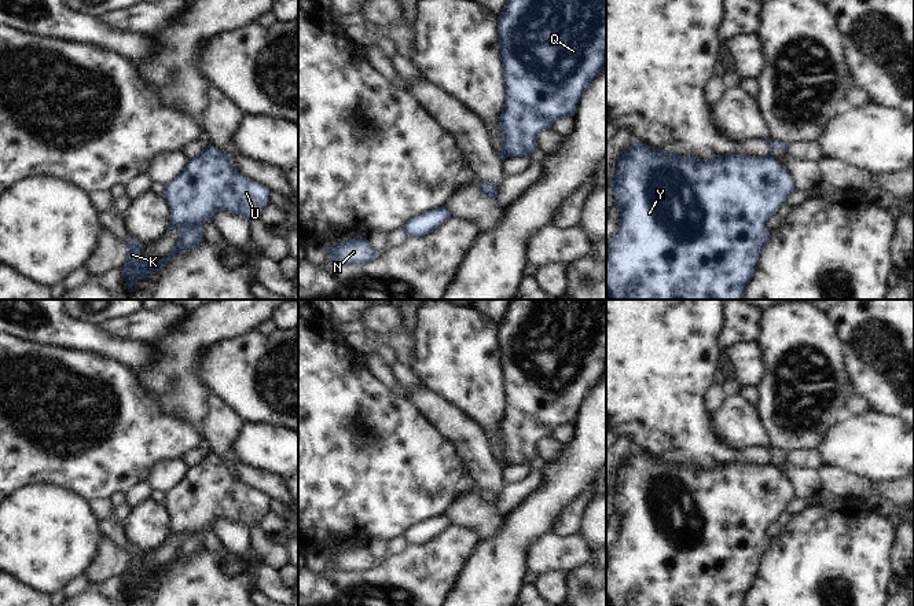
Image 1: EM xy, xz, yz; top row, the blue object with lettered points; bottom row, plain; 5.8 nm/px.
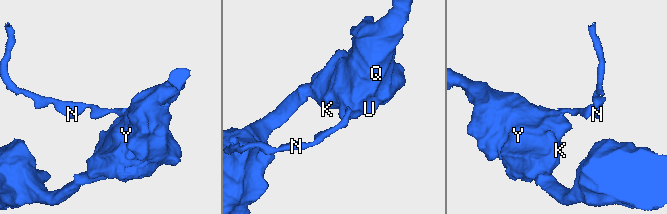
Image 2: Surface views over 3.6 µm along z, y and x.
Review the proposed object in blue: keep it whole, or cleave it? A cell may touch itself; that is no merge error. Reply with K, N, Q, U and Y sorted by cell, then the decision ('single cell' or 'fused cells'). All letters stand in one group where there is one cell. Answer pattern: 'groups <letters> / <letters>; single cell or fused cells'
groups K Q U Y / N; fused cells

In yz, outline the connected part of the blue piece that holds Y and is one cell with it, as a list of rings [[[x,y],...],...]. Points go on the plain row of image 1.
[[[636,449],[620,464],[616,482],[608,492],[613,496],[614,514],[620,522],[617,539],[610,546],[606,561],[606,599],[610,606],[742,606],[770,544],[766,530],[785,513],[786,504],[796,496],[786,475],[768,463],[756,466],[734,460],[706,469]]]

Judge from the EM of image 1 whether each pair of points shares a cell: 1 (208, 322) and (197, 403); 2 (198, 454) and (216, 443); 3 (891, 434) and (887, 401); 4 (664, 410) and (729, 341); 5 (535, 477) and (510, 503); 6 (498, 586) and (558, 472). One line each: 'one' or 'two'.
1: one
2: two
3: two
4: two
5: one
6: one

